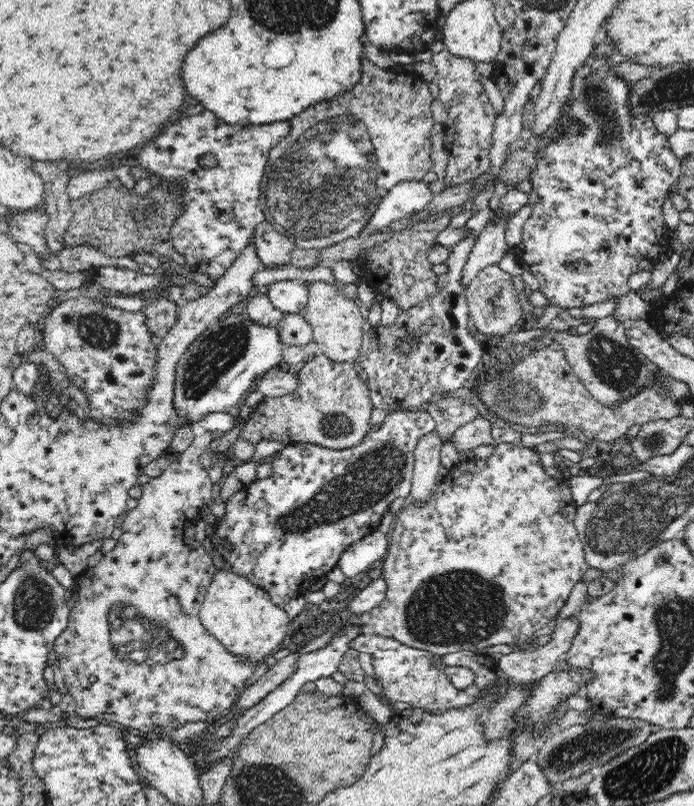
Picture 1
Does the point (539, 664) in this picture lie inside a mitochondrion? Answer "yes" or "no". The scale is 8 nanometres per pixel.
no

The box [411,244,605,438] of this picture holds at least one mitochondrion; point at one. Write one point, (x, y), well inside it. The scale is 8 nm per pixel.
(520, 397)

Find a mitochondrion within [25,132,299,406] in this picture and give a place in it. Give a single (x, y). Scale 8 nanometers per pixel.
(209, 361)

